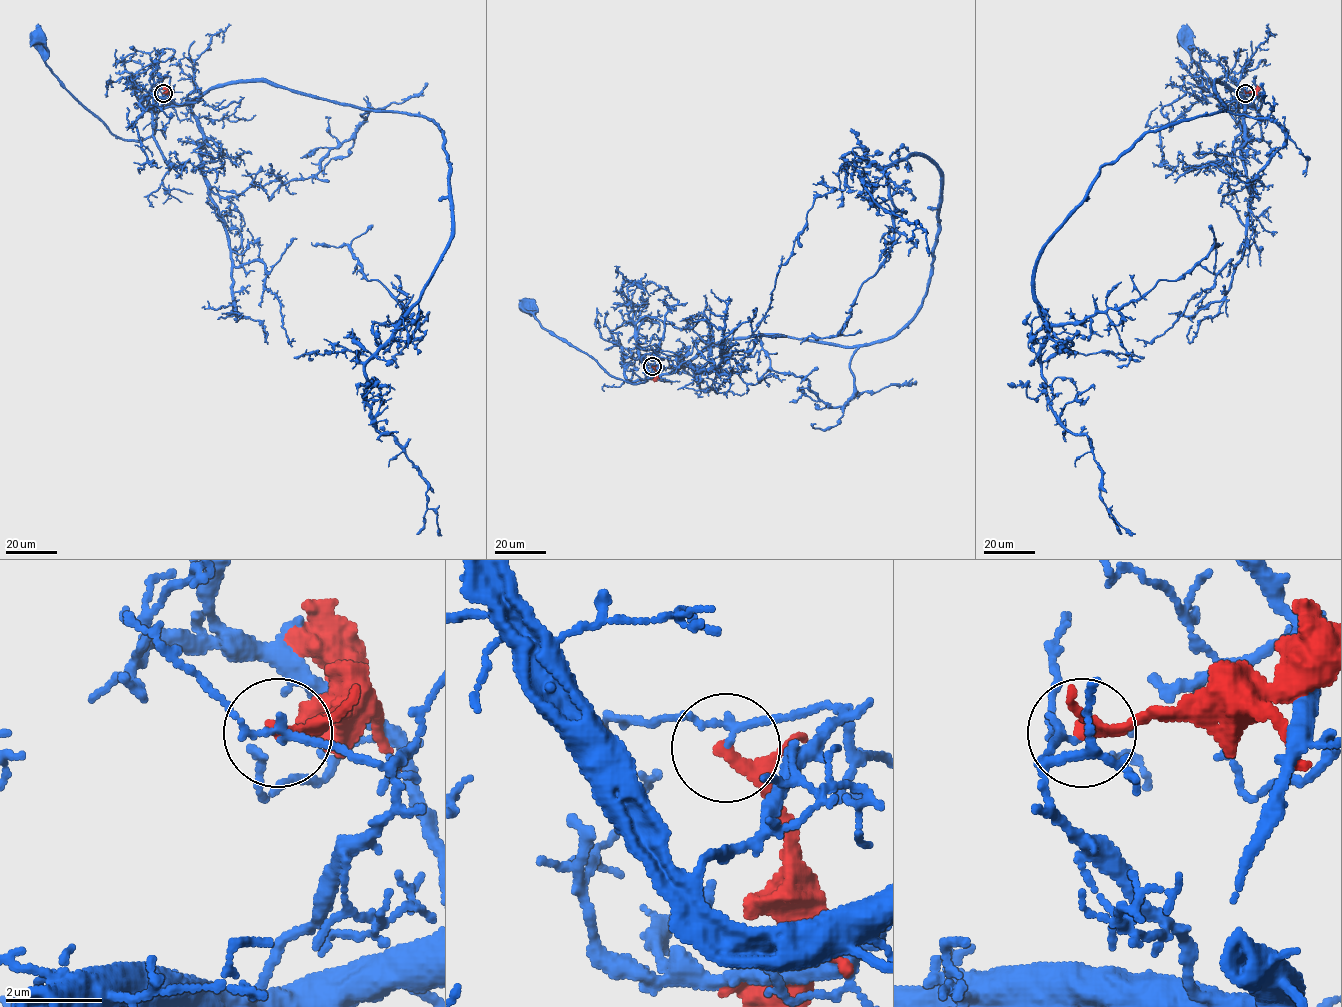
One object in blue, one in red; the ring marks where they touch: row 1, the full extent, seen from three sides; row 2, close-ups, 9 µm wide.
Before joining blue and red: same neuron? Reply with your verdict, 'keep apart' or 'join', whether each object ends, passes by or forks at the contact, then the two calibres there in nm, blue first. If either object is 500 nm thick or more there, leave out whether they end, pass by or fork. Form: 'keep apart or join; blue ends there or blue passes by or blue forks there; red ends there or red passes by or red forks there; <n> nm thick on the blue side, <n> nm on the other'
keep apart; blue passes by; red passes by; 120 nm thick on the blue side, 200 nm on the other

